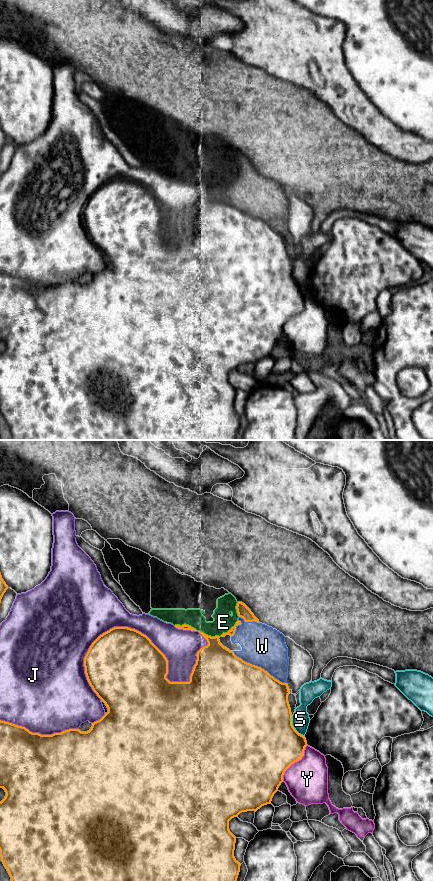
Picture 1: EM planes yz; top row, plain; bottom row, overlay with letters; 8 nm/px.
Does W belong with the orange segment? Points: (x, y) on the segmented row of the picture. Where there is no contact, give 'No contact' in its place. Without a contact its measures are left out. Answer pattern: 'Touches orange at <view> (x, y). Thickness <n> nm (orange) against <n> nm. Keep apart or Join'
Touches orange at yz (259, 667). Thickness 500 nm (orange) against 320 nm. Keep apart

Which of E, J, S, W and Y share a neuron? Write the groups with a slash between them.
E W / J / S / Y

